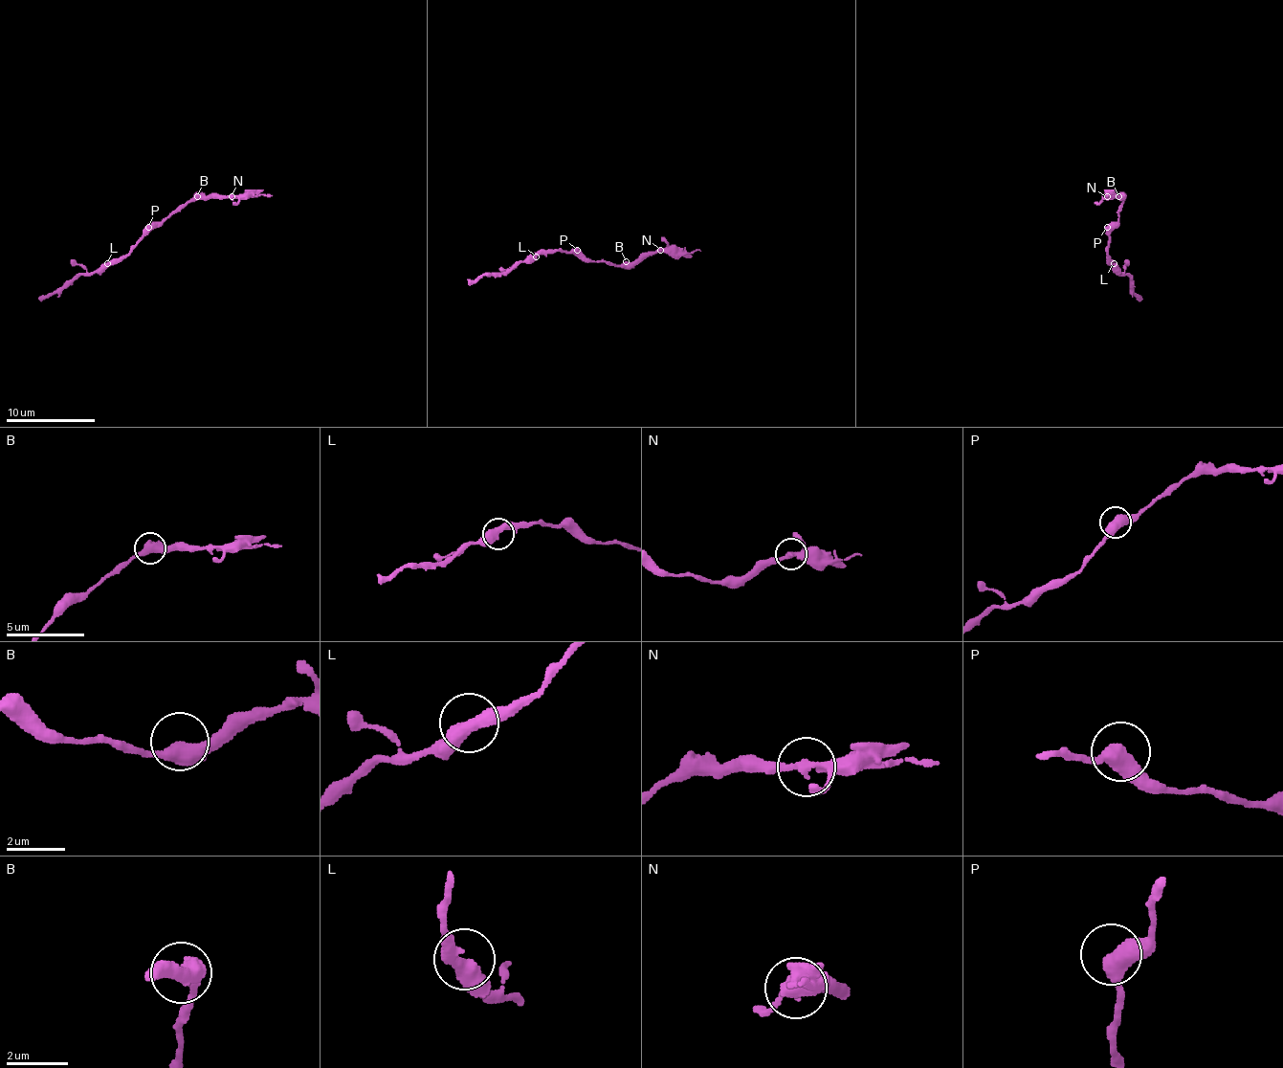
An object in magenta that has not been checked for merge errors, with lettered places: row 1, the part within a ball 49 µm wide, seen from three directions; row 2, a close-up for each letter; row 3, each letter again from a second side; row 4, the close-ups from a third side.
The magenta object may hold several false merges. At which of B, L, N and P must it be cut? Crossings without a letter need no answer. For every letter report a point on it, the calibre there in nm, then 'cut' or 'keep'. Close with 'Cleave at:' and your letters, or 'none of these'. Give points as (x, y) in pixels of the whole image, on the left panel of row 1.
B: at (197, 196); 500 nm thick; keep
L: at (107, 263); 480 nm thick; keep
N: at (232, 196); 240 nm thick; cut
P: at (148, 227); 500 nm thick; keep
Cleave at: N

